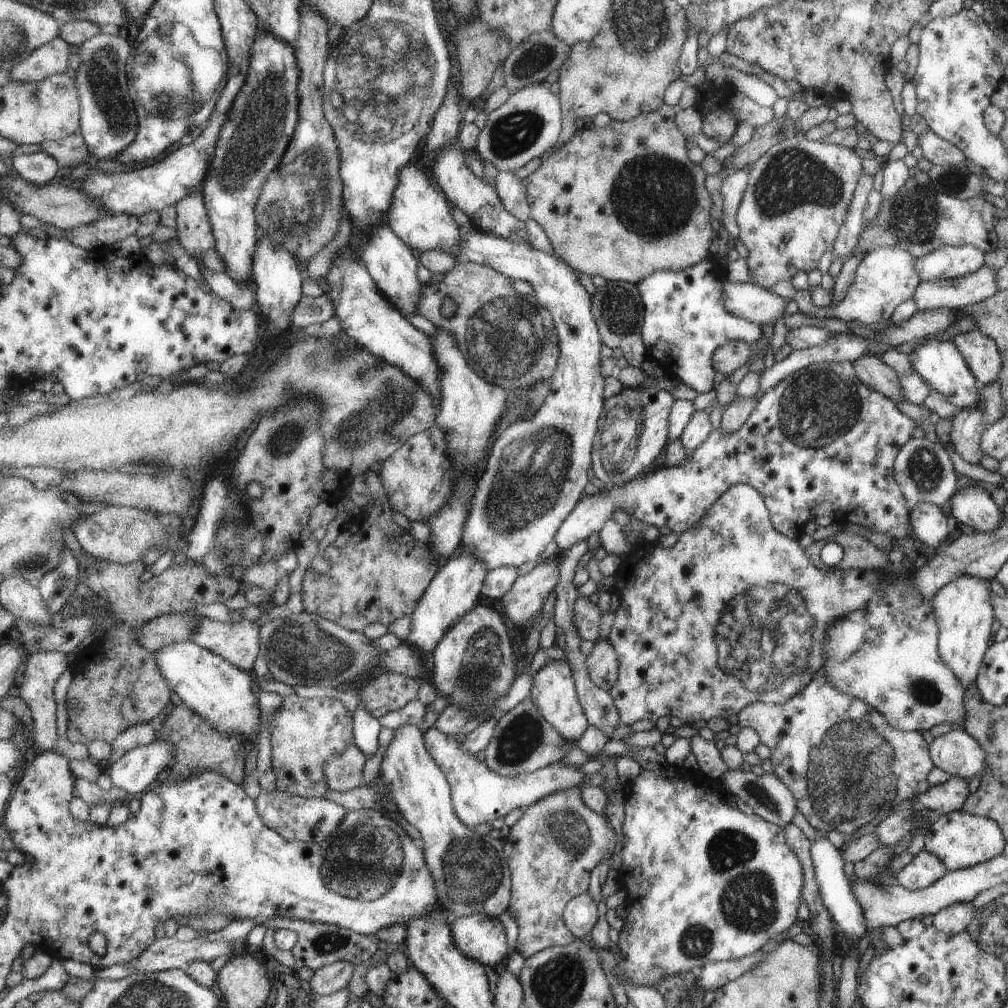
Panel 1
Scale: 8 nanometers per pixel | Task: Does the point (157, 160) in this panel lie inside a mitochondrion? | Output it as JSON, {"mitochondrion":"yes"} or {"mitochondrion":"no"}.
{"mitochondrion":"no"}

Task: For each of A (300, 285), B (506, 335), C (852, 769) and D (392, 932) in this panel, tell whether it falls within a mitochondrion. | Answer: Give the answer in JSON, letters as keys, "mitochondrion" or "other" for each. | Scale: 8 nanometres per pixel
{"A":"other","B":"mitochondrion","C":"mitochondrion","D":"other"}

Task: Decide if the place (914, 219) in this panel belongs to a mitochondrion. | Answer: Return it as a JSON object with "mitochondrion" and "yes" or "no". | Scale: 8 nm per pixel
{"mitochondrion":"yes"}

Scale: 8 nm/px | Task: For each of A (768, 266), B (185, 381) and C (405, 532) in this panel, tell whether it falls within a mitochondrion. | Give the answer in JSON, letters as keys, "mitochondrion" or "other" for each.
{"A":"other","B":"other","C":"other"}

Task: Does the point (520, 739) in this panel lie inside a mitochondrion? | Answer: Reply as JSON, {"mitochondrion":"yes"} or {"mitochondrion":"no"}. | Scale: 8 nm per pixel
{"mitochondrion":"yes"}

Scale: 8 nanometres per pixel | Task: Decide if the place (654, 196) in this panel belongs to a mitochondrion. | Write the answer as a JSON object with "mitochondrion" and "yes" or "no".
{"mitochondrion":"yes"}

